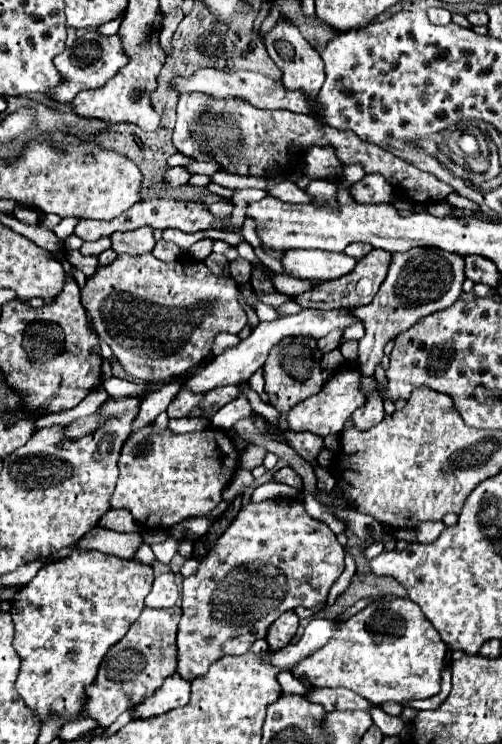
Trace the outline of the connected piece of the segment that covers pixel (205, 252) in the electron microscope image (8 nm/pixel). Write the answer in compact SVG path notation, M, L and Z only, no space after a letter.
M202 239L186 250L186 253L191 255L195 260L203 261L212 253L213 243L212 239Z

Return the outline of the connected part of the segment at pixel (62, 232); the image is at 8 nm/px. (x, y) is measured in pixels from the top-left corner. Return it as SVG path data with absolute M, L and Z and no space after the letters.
M68 217L63 218L61 222L53 228L53 232L62 240L74 233L76 224L80 221L79 218Z

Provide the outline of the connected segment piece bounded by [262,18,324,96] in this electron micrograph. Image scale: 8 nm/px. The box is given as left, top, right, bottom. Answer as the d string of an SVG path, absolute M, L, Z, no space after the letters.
M286 18L278 20L278 24L276 24L270 32L262 34L262 42L264 42L266 50L268 50L268 56L270 56L270 58L278 64L278 68L282 70L282 74L284 74L284 76L282 76L282 82L284 82L284 86L286 86L288 90L298 90L298 88L302 88L302 90L306 90L306 94L310 94L310 96L318 94L318 90L320 90L320 86L322 86L322 82L324 82L320 54L310 48L310 44L304 40L304 36L300 34L298 26L292 24L292 20L286 20Z

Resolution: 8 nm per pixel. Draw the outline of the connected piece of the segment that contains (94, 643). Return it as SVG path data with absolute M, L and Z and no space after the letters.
M98 550L72 552L60 562L44 564L42 570L32 578L32 582L16 592L10 610L16 628L14 648L22 658L22 670L16 688L26 706L30 706L40 718L56 712L66 720L74 720L78 716L78 710L82 710L82 702L86 702L84 686L88 682L94 682L100 660L104 658L108 648L124 638L130 624L144 610L144 598L148 596L152 582L152 566L142 564L136 558L122 560Z

